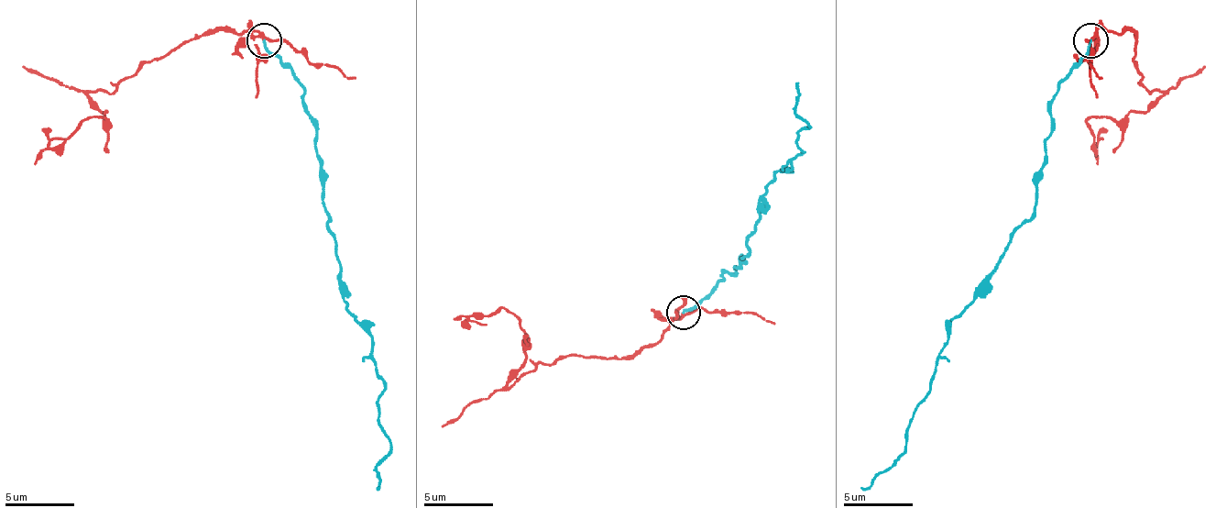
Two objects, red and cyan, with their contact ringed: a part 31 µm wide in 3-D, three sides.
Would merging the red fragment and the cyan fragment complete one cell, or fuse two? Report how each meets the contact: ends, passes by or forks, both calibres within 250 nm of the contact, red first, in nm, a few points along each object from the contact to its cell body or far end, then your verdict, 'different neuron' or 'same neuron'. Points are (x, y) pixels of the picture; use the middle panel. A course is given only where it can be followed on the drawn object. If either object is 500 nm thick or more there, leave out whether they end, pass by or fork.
red forks there; cyan ends there; 180 nm thick on the red side, 180 nm on the other; red runs (683, 312), (658, 339), (634, 353), (558, 357), (513, 380), (524, 339), (509, 312), (454, 318); cyan runs (683, 312), (744, 256), (761, 194), (803, 152), (796, 136), (810, 125), (796, 111), (796, 83); different neuron

